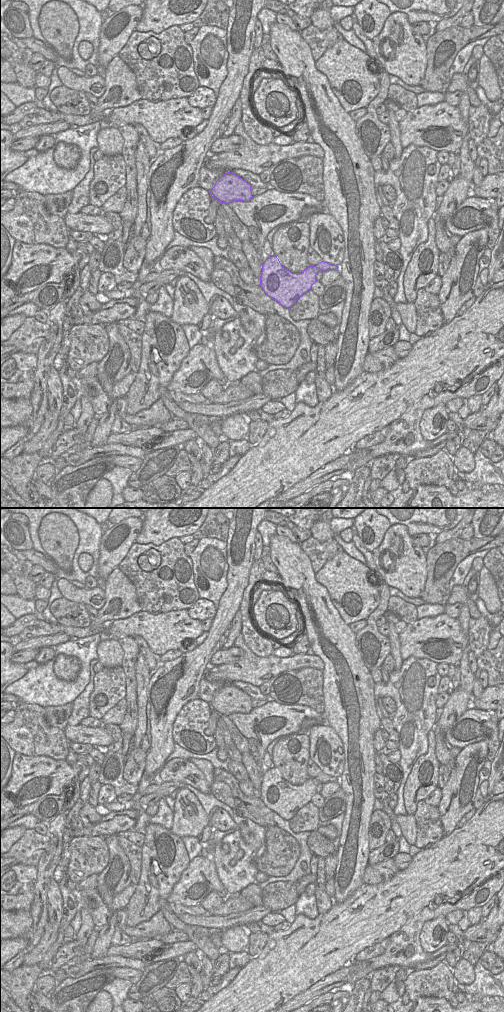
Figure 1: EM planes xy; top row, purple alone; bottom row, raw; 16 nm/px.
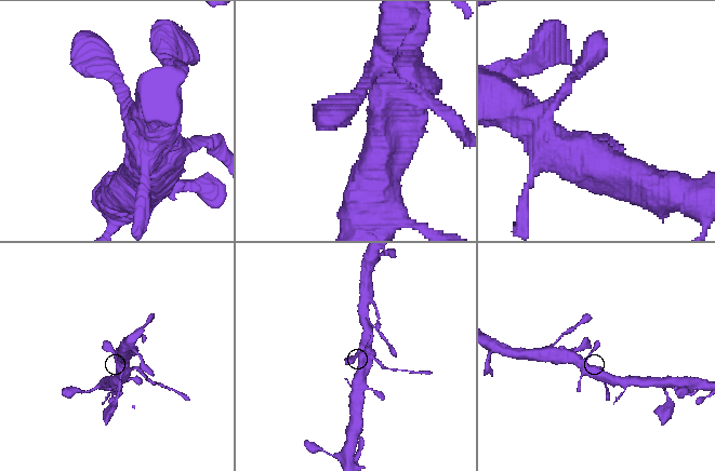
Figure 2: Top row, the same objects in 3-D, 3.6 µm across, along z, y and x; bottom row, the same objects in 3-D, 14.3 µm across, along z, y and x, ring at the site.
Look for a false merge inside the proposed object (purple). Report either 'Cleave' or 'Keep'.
Cleave

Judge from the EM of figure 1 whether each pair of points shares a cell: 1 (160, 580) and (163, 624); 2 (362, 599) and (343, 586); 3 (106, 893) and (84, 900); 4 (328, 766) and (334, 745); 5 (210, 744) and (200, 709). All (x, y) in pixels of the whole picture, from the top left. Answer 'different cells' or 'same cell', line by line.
1: different cells
2: same cell
3: different cells
4: same cell
5: same cell

